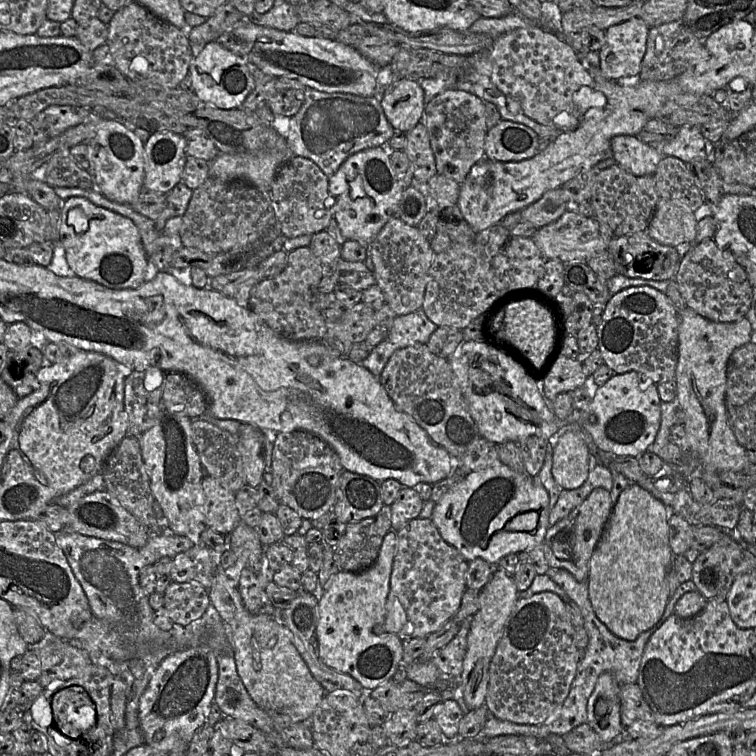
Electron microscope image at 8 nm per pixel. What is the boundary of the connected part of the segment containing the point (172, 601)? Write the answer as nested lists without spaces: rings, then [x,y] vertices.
[[[171,582],[163,593],[163,607],[174,625],[186,626],[202,617],[210,598],[208,590],[191,582]]]

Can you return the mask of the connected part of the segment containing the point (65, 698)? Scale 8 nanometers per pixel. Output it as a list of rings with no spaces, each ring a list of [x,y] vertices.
[[[77,685],[66,687],[52,699],[54,722],[66,736],[76,739],[96,721],[94,702],[86,690]]]

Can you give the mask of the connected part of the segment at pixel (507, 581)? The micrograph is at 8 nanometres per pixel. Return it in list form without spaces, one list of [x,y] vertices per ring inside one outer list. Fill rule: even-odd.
[[[495,566],[490,580],[480,590],[479,605],[472,617],[467,637],[467,650],[463,661],[463,670],[460,675],[460,691],[470,710],[485,705],[490,662],[518,599],[518,590],[513,576]]]

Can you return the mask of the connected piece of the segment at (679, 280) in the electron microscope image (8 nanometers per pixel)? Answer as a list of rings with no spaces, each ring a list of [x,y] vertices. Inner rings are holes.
[[[712,239],[692,246],[682,257],[674,277],[686,306],[717,322],[734,322],[746,317],[753,297],[753,286],[735,256]]]

